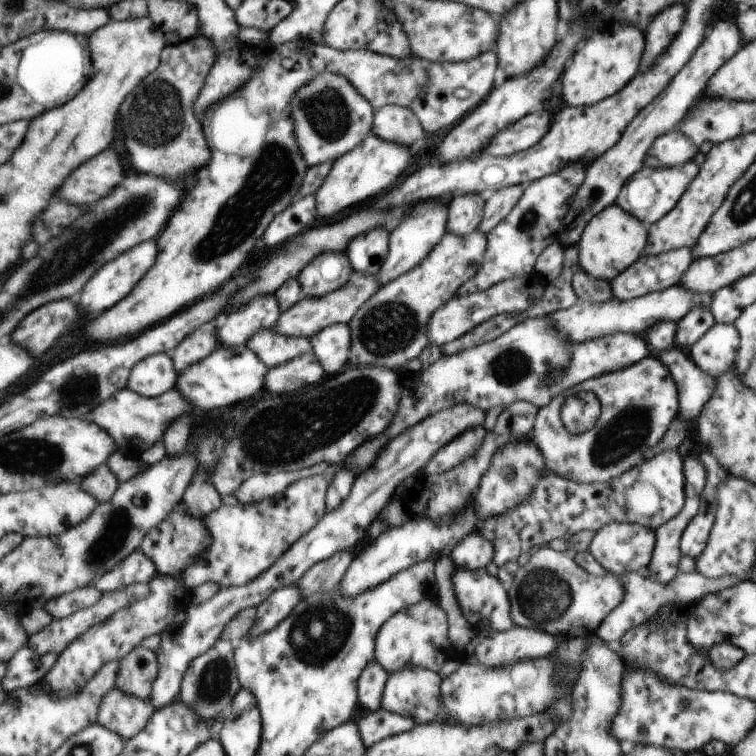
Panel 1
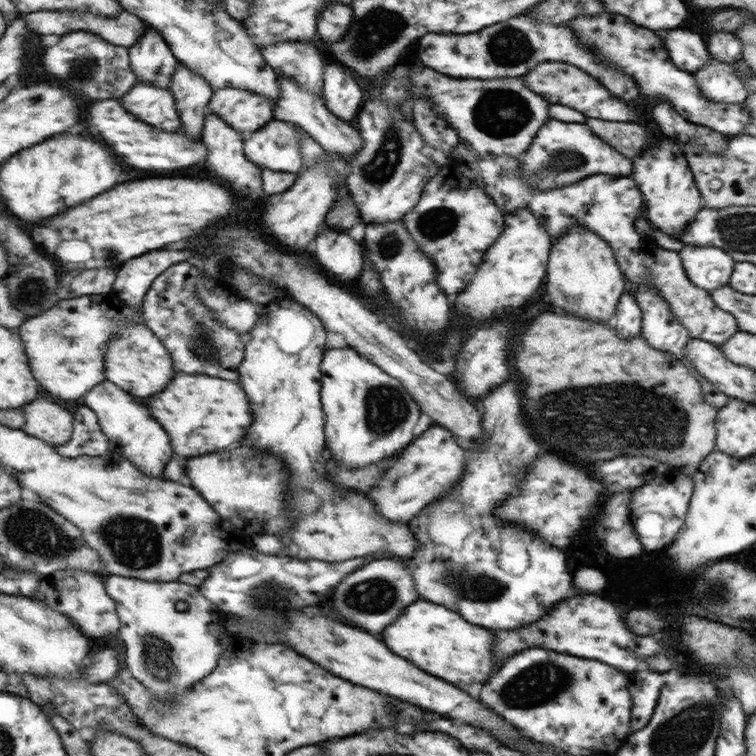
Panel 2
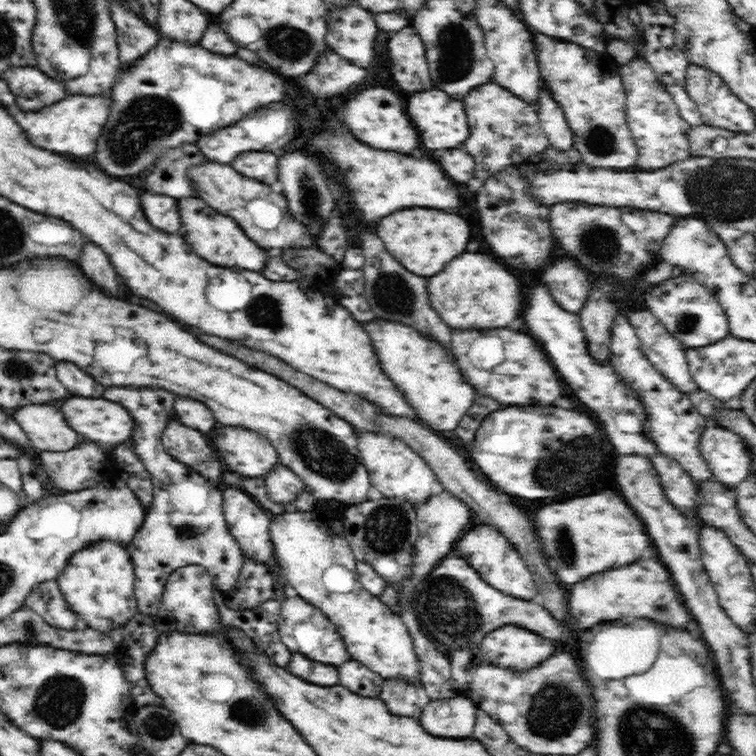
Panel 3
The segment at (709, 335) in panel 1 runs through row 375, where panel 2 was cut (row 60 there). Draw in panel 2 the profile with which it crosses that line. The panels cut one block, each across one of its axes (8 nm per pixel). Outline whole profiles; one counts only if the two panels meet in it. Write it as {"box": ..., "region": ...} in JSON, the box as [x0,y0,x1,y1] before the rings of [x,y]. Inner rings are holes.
{"box":[694,56,748,105],"region":[[[710,56],[694,75],[700,93],[711,101],[735,105],[747,100],[748,90],[737,77],[732,63],[724,63]]]}

